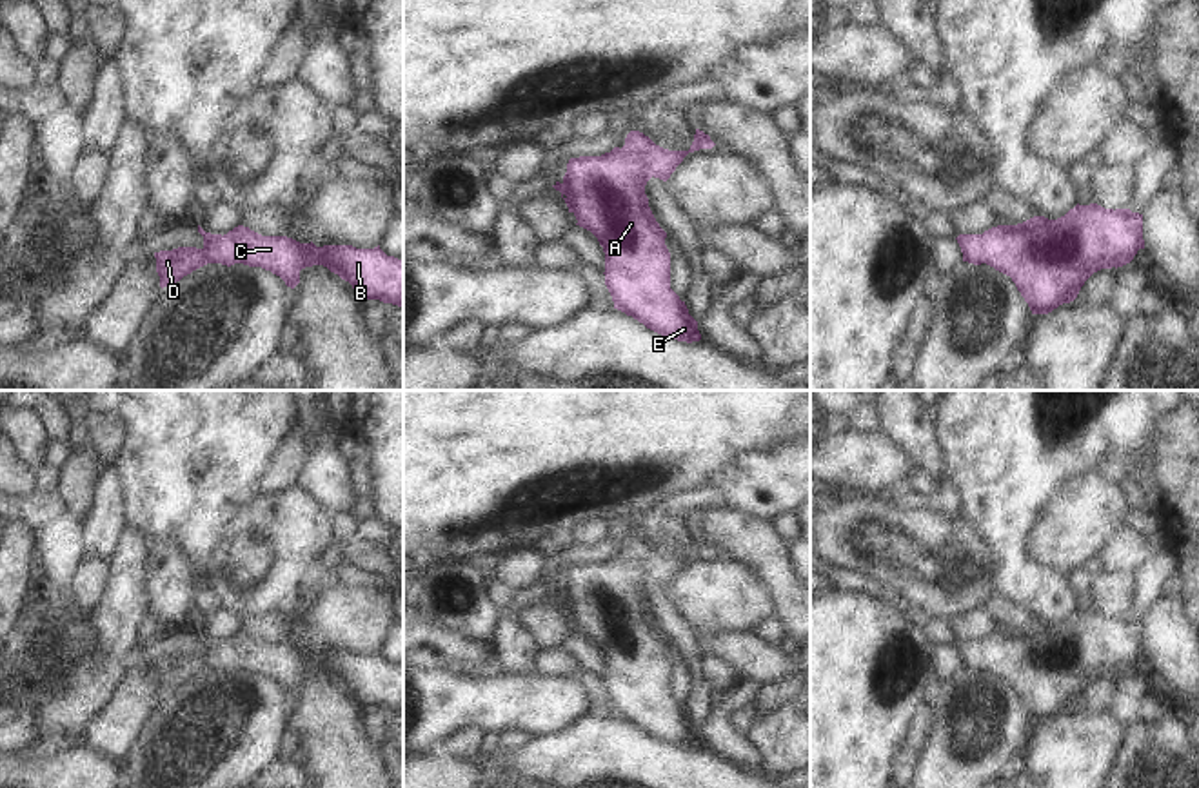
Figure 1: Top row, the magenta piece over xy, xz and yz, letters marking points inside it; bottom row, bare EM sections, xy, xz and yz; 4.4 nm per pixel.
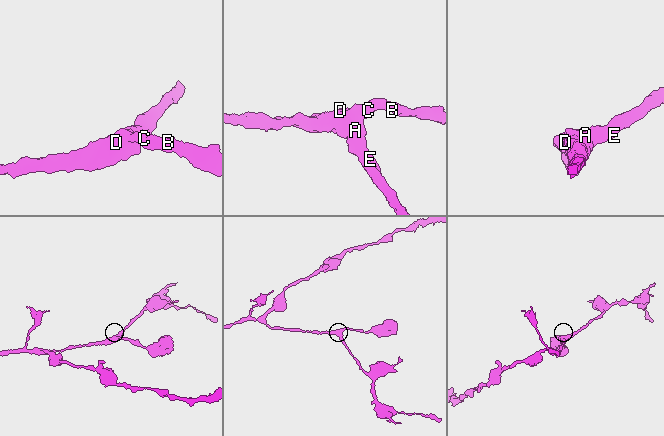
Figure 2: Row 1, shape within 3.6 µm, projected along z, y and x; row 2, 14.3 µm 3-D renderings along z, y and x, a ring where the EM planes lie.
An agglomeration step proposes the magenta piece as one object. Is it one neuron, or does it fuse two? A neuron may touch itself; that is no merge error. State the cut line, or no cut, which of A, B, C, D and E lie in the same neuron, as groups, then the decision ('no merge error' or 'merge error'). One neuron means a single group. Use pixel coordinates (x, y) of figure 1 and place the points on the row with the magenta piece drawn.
cut none; groups A B C D E; no merge error

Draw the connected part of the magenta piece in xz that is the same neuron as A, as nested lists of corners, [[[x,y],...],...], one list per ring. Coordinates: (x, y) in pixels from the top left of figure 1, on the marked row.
[[[699,129],[689,151],[663,149],[643,133],[630,131],[621,149],[570,158],[563,182],[552,185],[576,216],[576,225],[590,231],[603,247],[605,285],[614,309],[687,343],[699,341],[701,334],[685,301],[670,289],[667,232],[649,207],[645,185],[652,176],[667,182],[689,153],[714,145]]]

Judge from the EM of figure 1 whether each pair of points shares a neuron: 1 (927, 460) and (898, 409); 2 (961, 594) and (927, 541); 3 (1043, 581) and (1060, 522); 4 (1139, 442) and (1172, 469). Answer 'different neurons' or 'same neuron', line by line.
1: same neuron
2: same neuron
3: different neurons
4: different neurons

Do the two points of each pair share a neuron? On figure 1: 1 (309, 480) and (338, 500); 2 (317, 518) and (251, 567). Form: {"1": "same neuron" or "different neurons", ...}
{"1": "same neuron", "2": "same neuron"}

